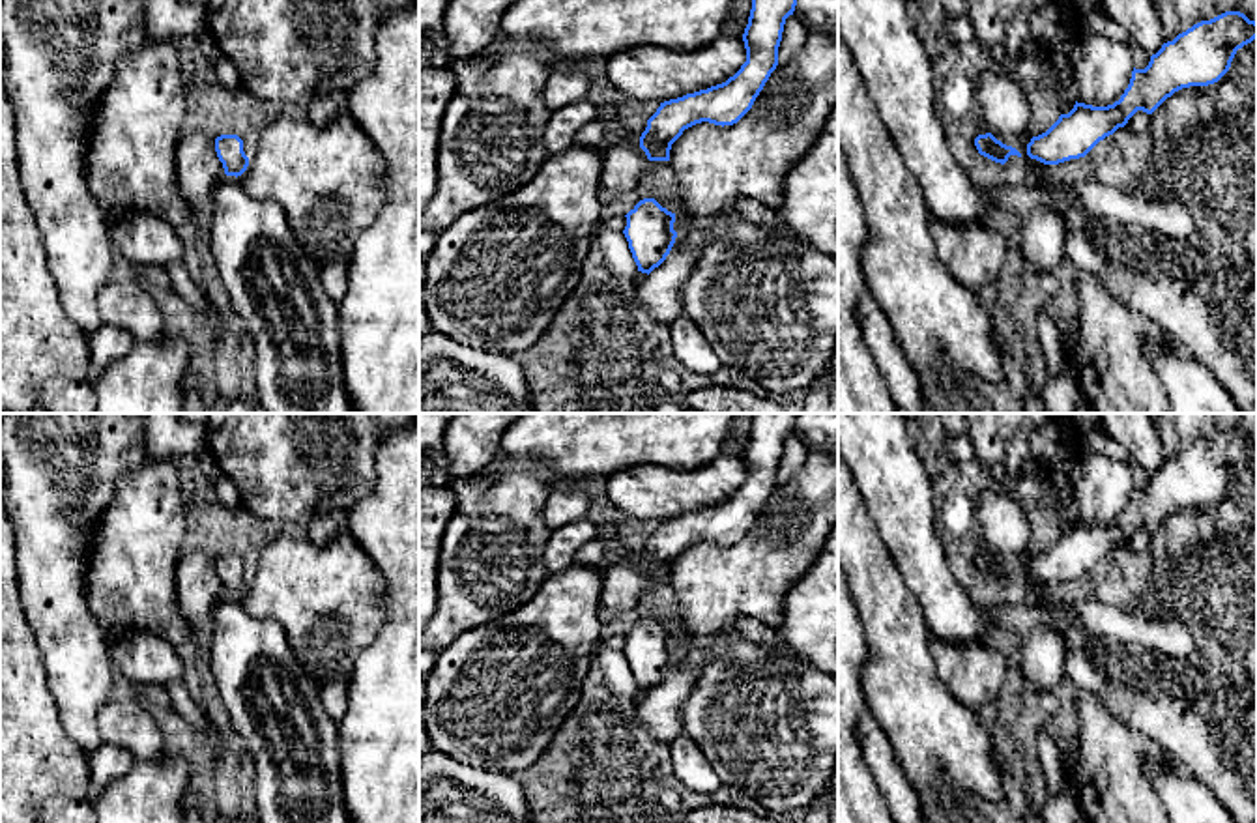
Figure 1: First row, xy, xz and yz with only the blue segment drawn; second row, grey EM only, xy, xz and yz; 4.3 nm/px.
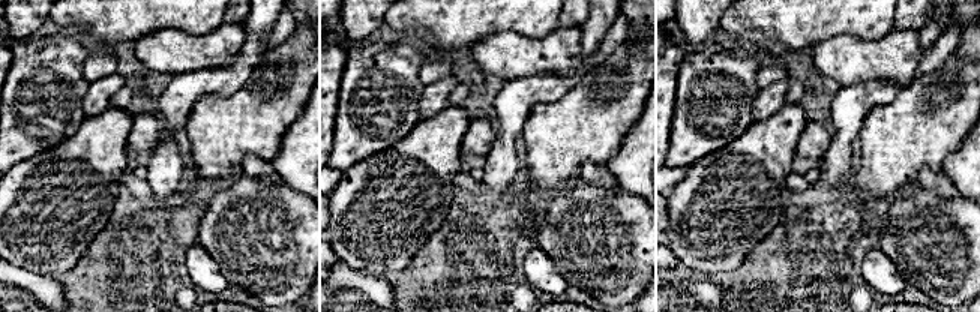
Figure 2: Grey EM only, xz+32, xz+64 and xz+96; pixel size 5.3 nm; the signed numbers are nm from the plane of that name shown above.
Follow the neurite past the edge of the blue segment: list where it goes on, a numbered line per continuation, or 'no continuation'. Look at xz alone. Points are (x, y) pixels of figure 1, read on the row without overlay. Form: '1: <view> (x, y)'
no continuation

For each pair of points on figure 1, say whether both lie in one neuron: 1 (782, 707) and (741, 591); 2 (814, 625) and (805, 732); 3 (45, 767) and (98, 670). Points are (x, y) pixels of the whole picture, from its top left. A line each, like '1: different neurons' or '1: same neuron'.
1: different neurons
2: different neurons
3: different neurons

